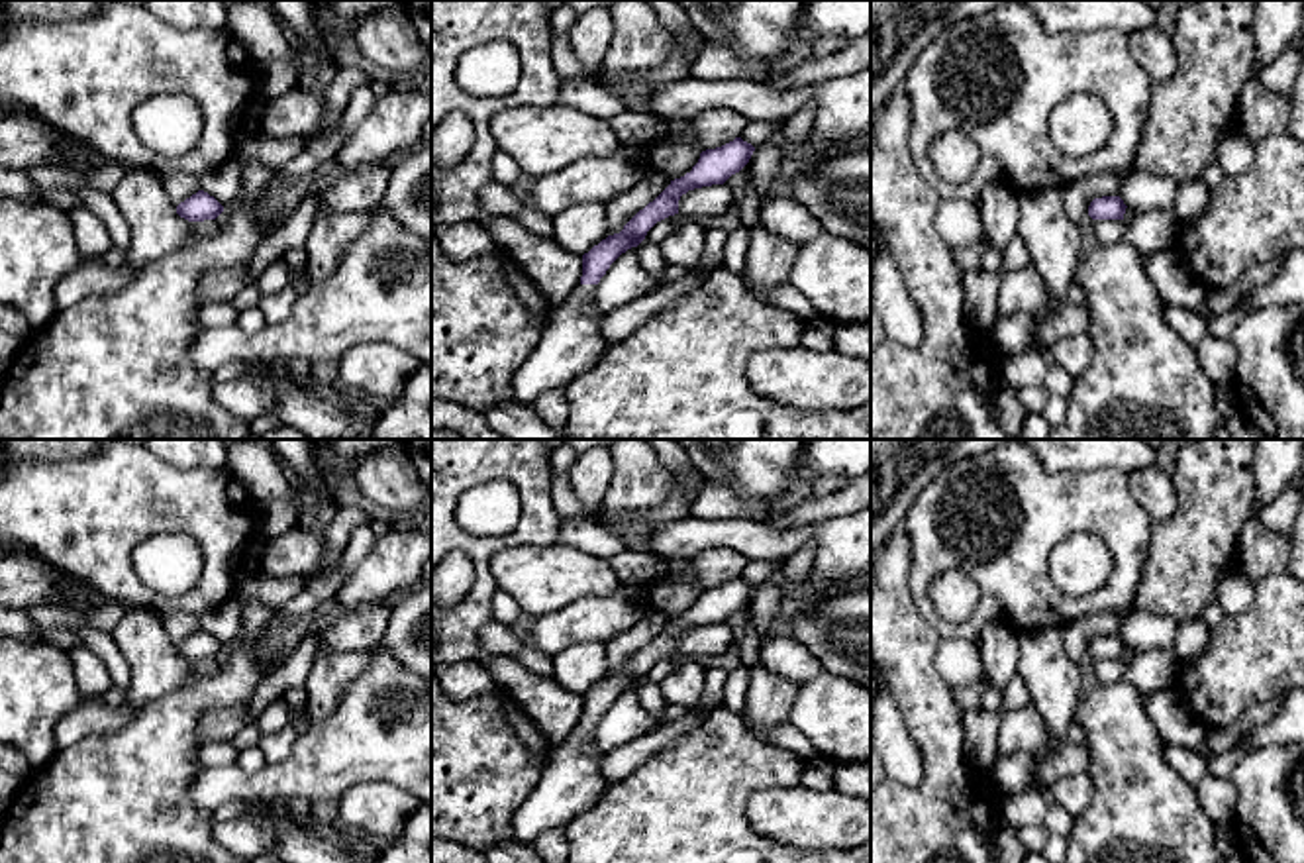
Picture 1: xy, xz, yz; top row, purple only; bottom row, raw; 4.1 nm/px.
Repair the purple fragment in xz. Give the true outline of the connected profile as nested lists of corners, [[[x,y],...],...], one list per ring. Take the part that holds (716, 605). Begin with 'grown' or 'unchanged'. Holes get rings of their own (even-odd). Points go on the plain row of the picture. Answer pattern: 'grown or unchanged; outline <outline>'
grown; outline [[[741,577],[702,590],[690,612],[671,620],[620,673],[608,675],[582,694],[580,722],[551,749],[537,787],[514,812],[514,839],[531,843],[549,828],[565,828],[602,798],[608,790],[602,775],[604,753],[592,749],[592,734],[610,704],[627,688],[637,686],[657,661],[678,653],[682,634],[724,624],[749,602],[753,590],[755,586]]]

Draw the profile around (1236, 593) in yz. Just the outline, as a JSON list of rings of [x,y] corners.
[[[1239,569],[1218,583],[1216,602],[1228,616],[1241,614],[1251,608],[1255,600],[1255,583]]]

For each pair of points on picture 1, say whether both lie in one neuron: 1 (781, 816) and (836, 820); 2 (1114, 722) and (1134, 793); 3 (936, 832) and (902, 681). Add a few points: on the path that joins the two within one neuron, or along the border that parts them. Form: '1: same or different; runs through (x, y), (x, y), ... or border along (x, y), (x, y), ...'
1: same; runs through (795, 816), (822, 818)
2: same; runs through (1122, 740), (1130, 775)
3: same; runs through (936, 795), (934, 718)

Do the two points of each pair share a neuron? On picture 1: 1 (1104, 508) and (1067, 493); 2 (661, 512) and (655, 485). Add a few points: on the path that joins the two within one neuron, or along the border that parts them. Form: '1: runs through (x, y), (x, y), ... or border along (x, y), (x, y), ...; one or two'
1: runs through (1095, 503), (1077, 501); one
2: border along (659, 459), (669, 495), (622, 510); two

